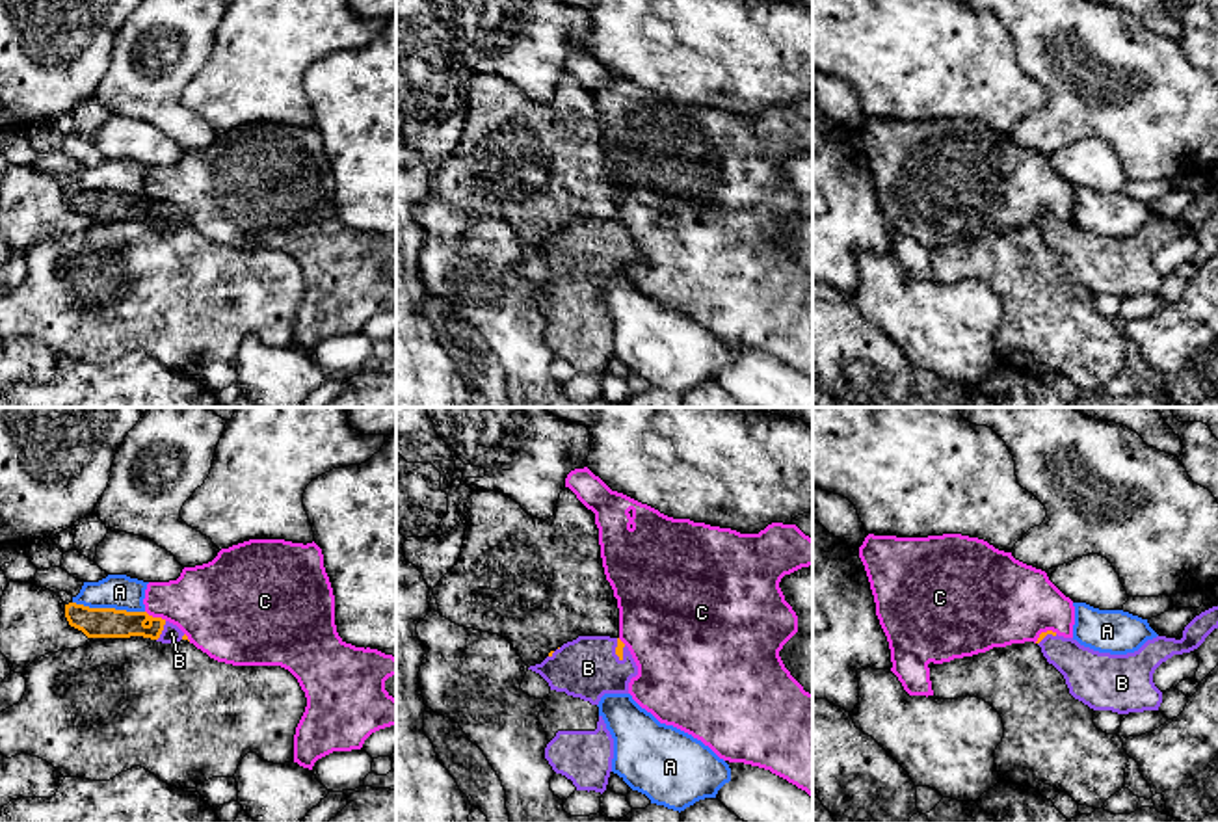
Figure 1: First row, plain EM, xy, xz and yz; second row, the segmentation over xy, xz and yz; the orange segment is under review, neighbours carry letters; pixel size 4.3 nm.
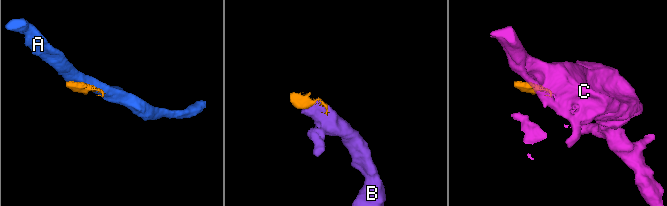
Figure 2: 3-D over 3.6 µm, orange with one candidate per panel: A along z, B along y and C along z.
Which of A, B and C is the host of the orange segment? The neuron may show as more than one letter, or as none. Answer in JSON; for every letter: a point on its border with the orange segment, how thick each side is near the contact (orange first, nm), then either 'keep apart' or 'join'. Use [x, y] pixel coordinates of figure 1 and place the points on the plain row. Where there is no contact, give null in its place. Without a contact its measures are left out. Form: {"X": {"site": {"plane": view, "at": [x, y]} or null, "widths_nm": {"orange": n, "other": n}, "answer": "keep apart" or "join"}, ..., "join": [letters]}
{"A": {"site": {"plane": "xy", "at": [108, 192]}, "widths_nm": {"orange": 130, "other": 150}, "answer": "keep apart"}, "B": {"site": {"plane": "xy", "at": [162, 212]}, "widths_nm": {"orange": 130, "other": 80}, "answer": "join"}, "C": {"site": {"plane": "xy", "at": [157, 201]}, "widths_nm": {"orange": 130, "other": 360}, "answer": "keep apart"}, "join": ["B"]}

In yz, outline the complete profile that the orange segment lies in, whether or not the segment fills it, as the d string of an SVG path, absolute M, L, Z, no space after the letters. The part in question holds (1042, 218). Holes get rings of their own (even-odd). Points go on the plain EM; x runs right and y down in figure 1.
M1218 190L1196 199L1183 221L1157 219L1127 238L1099 236L1053 214L1041 216L1043 240L1066 262L1069 277L1093 294L1118 298L1158 294L1162 275L1153 266L1155 253L1172 242L1198 232L1218 212Z

